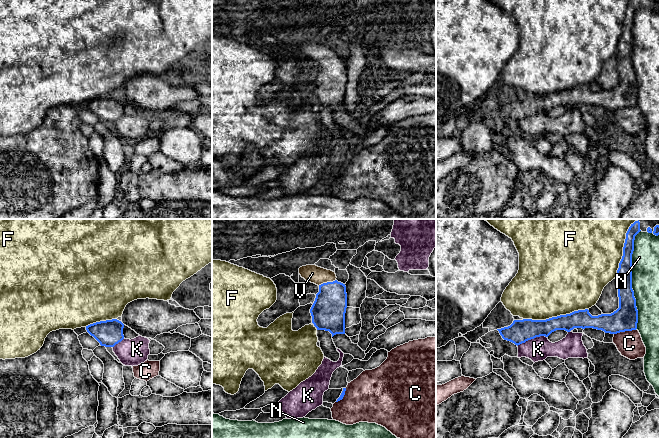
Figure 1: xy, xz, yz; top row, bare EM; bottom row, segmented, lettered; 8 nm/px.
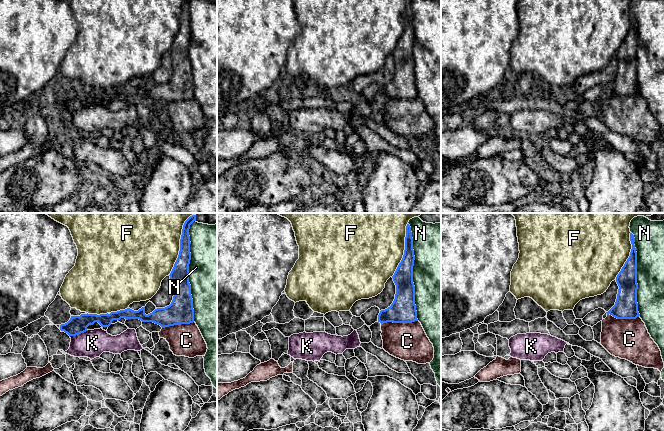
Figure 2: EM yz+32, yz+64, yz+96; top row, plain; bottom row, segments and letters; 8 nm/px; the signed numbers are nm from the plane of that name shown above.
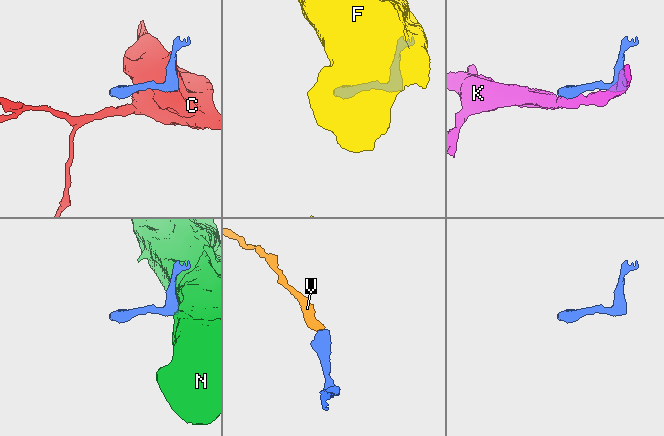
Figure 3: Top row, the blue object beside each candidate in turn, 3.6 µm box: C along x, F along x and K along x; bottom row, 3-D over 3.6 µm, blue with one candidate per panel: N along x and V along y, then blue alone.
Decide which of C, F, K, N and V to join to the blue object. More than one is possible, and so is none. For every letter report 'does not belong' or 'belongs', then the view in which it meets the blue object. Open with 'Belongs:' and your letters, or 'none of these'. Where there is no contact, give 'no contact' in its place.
Belongs: V
C: does not belong; meets blue in yz
F: does not belong; meets blue in yz
K: does not belong; meets blue in yz
N: does not belong; meets blue in yz
V: belongs; meets blue in xz

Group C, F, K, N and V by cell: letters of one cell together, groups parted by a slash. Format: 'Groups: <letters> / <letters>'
Groups: C / F / K / N / V

